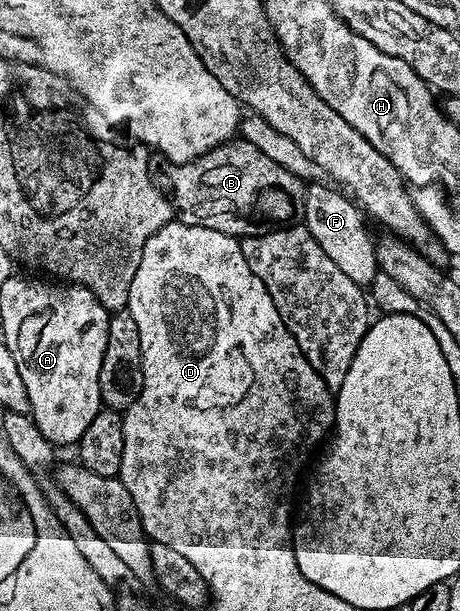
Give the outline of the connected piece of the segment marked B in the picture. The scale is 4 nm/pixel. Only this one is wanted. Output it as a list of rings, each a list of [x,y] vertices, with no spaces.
[[[233,139],[206,151],[186,163],[149,156],[150,171],[156,184],[168,195],[173,210],[183,215],[186,225],[201,225],[243,239],[258,237],[285,223],[296,223],[304,216],[306,185],[286,167],[278,167],[257,147],[243,139]]]

